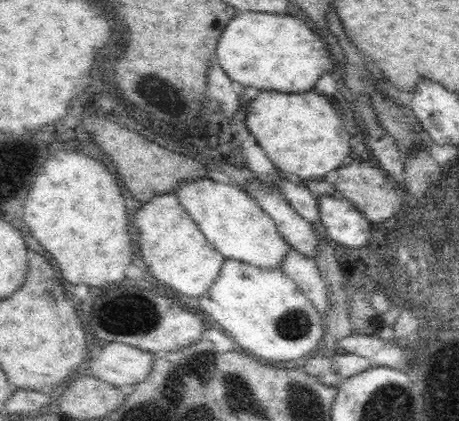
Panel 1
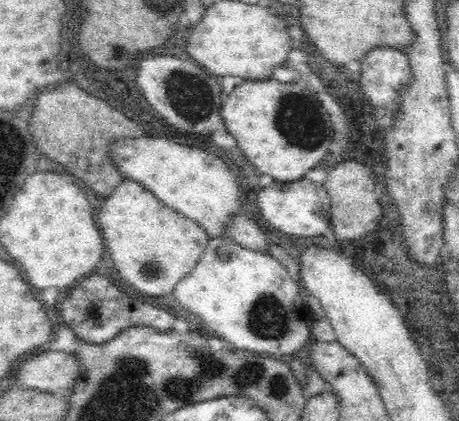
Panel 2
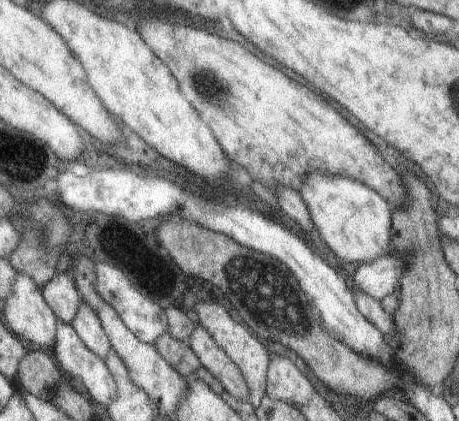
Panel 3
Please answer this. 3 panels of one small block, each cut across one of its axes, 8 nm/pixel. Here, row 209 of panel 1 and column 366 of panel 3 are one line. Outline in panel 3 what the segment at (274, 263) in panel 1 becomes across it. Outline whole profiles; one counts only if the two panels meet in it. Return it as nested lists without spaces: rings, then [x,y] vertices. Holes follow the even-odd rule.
[[[311,172],[297,192],[301,192],[321,240],[325,240],[337,258],[343,258],[345,262],[369,264],[389,254],[393,206],[373,188],[353,178]]]

